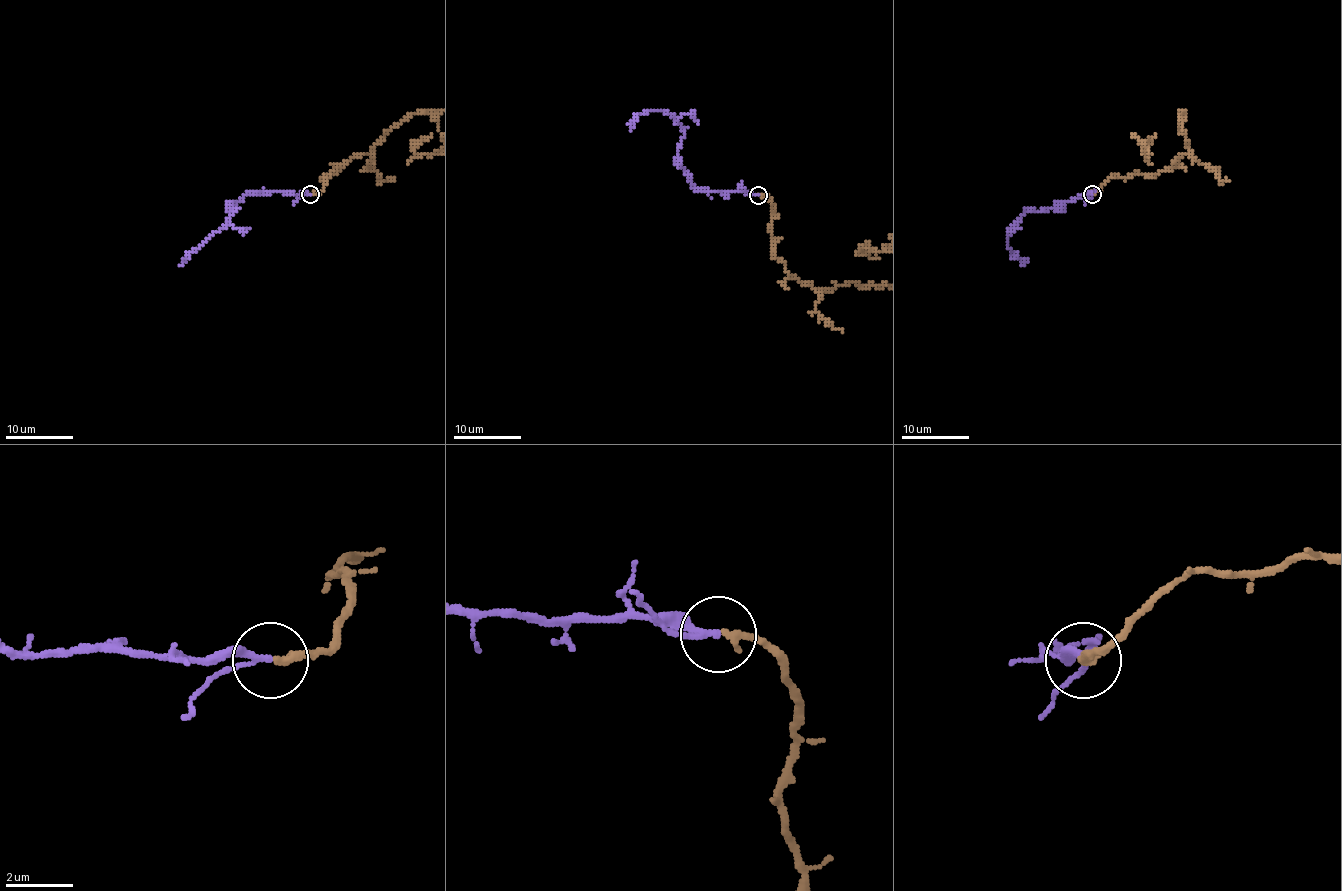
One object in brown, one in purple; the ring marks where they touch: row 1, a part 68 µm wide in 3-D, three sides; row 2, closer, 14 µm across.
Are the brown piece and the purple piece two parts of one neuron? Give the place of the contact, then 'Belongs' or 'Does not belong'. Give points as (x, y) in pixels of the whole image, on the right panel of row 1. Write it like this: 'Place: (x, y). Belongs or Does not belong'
Place: (1092, 194). Belongs

